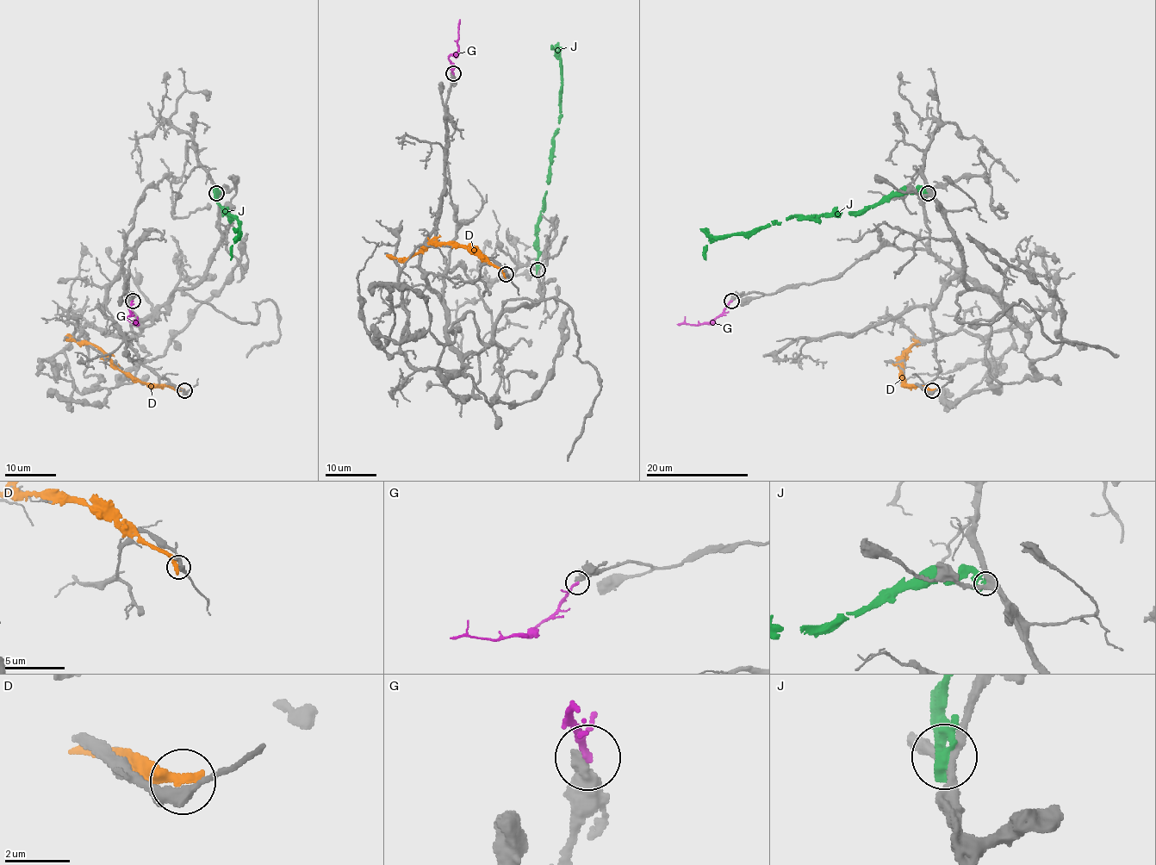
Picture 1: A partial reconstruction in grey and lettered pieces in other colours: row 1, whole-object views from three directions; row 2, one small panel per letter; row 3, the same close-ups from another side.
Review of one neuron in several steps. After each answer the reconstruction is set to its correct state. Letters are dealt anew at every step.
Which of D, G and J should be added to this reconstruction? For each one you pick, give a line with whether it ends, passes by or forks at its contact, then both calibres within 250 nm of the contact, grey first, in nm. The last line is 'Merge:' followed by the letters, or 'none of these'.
Merge: none of these

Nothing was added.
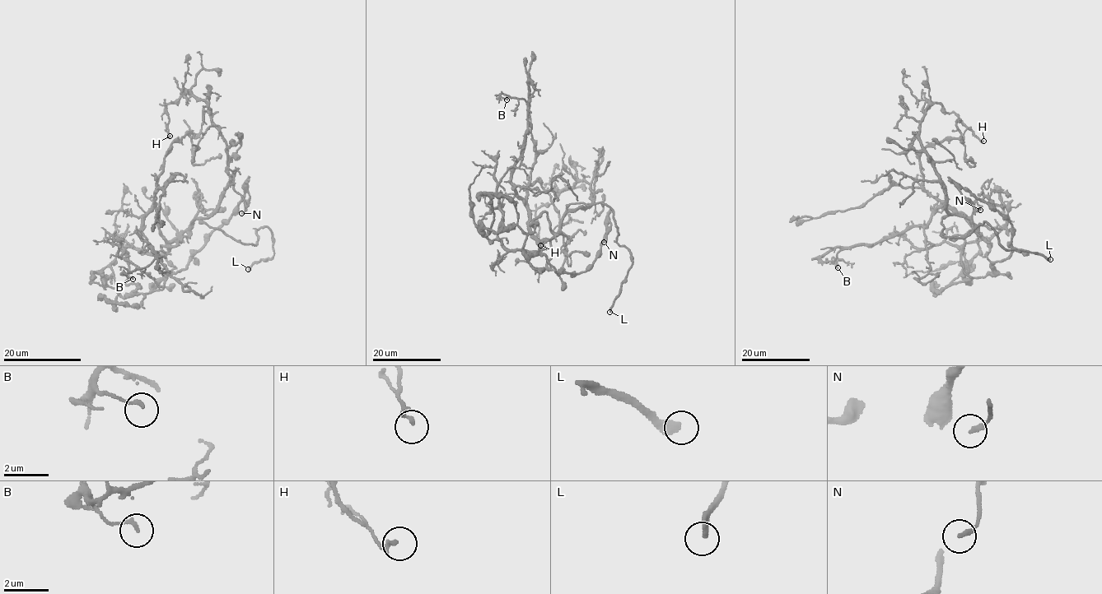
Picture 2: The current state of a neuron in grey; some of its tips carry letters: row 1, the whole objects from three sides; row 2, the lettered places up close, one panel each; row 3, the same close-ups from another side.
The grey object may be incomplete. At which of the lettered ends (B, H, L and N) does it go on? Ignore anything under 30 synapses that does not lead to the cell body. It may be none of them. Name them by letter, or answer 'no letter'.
L

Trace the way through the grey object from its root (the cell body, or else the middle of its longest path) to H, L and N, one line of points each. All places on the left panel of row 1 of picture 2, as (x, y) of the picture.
H: (190, 225), (213, 211), (228, 184), (228, 150), (207, 105), (189, 92), (164, 104), (170, 136)
L: (190, 225), (198, 219), (253, 245), (256, 230), (267, 226), (274, 253), (248, 269)
N: (190, 225), (169, 245), (171, 271), (185, 268), (231, 215), (245, 189), (249, 201), (241, 213)

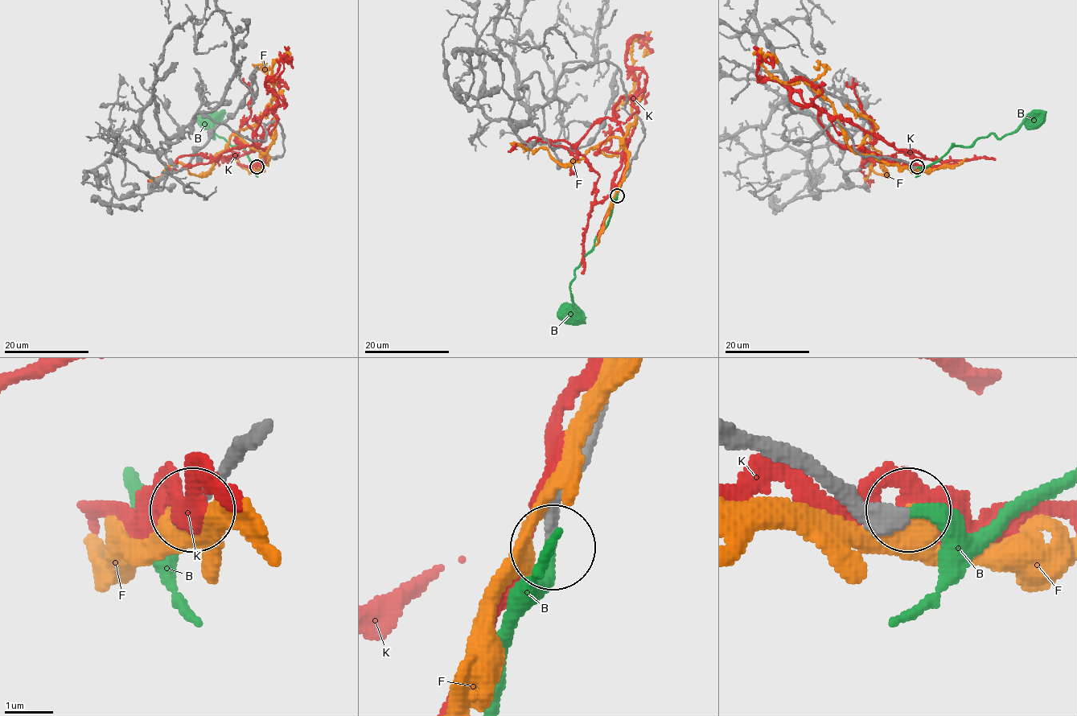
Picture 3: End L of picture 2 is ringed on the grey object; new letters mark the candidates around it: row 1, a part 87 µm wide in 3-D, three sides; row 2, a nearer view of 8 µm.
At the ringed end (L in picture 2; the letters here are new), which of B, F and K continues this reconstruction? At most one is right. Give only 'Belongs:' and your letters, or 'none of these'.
Belongs: B

